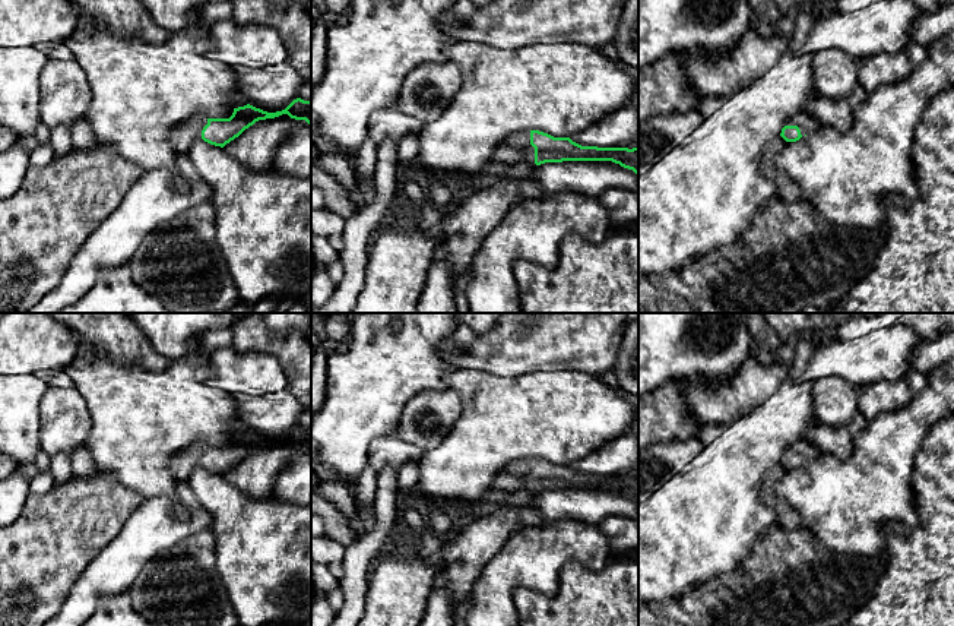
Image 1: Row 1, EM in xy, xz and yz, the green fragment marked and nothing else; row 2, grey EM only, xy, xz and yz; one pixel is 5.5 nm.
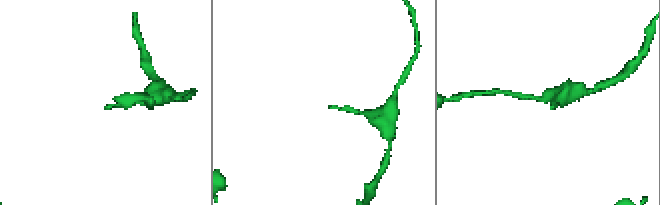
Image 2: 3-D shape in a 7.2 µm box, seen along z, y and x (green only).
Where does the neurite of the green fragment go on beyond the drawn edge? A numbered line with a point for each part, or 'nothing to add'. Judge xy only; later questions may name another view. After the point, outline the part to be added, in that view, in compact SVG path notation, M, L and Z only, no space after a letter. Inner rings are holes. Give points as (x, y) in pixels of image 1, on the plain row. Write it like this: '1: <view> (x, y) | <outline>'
1: xy (181, 465) | M193 443L178 452L169 462L171 472L177 483L187 481L191 471L202 465L202 458L207 452L207 445Z

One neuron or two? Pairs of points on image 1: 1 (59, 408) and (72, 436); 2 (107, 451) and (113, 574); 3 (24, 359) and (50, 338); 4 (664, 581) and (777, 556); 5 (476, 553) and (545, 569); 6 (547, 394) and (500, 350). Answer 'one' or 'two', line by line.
1: one
2: two
3: one
4: two
5: two
6: two

